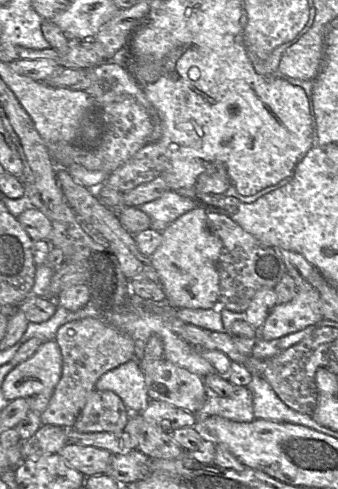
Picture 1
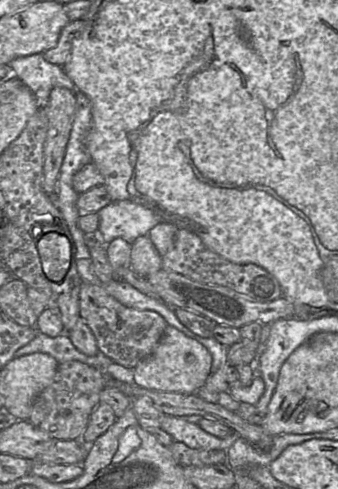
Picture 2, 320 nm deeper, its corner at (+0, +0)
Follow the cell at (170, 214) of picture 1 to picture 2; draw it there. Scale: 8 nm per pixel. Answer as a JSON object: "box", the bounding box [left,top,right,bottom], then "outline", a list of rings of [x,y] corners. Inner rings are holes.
{"box":[97,200,161,245],"outline":[[[130,200],[111,202],[97,213],[98,232],[101,241],[106,245],[119,237],[132,244],[161,222],[151,209]]]}

